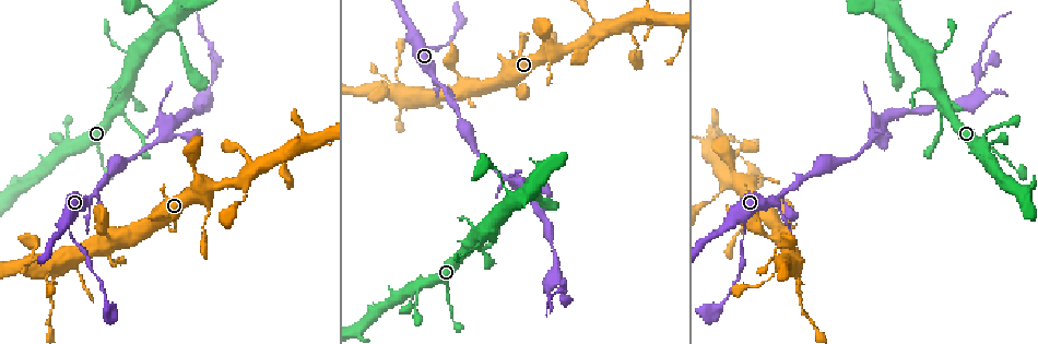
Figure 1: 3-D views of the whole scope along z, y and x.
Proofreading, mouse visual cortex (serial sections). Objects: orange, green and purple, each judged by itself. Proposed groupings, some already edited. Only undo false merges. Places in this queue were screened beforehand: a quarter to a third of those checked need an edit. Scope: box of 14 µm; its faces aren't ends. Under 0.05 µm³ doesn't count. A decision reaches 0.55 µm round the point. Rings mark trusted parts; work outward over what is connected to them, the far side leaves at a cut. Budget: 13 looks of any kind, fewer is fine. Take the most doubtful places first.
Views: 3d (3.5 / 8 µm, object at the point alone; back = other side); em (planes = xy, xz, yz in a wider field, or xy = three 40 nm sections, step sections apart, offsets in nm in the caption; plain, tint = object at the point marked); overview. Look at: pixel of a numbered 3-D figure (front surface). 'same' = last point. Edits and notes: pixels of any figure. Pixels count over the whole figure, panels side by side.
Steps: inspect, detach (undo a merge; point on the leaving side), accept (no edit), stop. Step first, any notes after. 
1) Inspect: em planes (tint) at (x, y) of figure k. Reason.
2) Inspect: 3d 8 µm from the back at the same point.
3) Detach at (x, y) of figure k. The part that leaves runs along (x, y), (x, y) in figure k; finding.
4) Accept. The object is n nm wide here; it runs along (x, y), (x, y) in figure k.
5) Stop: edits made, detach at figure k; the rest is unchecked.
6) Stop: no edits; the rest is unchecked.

Inspect: 3d 3.5 µm at (71, 236) of figure 1. Narrows sharply.

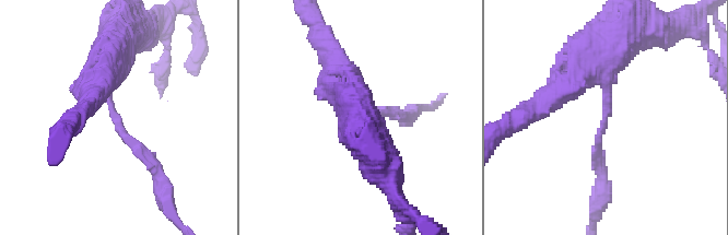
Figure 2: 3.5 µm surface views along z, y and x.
Inspect: em xy step 2 (tint) at (119, 122) of figure 2. The arms are 150, 400 nm wide.

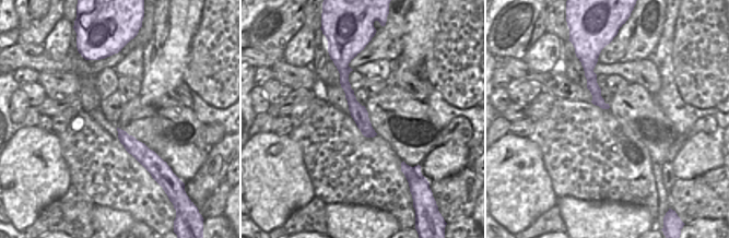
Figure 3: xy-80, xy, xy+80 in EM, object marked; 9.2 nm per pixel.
Accept. It runs along (343, 66), (349, 95), (371, 134) in figure 3; one cell here.

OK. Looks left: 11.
Inspect: 3d 3.5 µm at (96, 191) of figure 1. Abrupt turn.

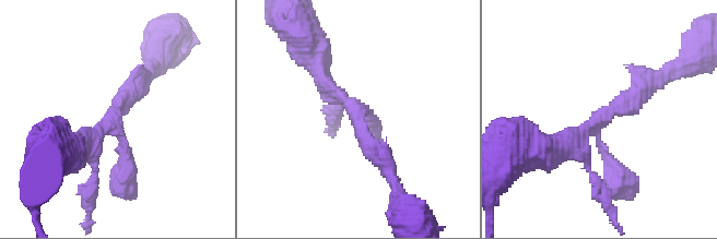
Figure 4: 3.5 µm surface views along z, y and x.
Inspect: em xy step 1 (tint) at (592, 122) of figure 4. 3 arms meet here; the arms are 250, 250, 300 nm wide; now the EM.

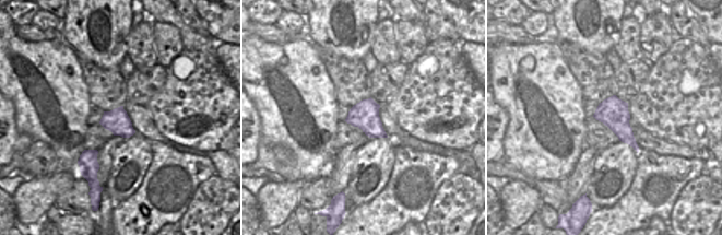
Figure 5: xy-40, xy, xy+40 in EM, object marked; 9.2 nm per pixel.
Accept. It runs along (316, 57), (380, 157) in figure 4; all the same cell.

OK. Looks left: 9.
Inspect: 3d 3.5 µm at (796, 278) of figure 1.

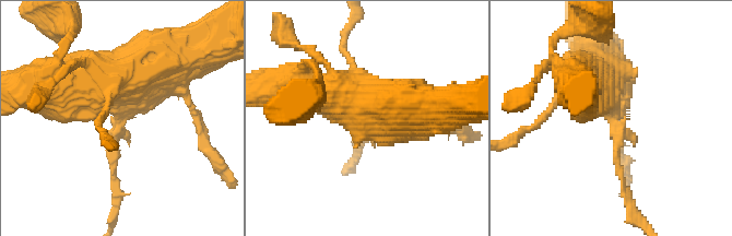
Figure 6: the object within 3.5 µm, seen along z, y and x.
Inspect: em xy step 2 (tint) at (615, 121) of figure 6. The arms are 100, 600 nm wide.

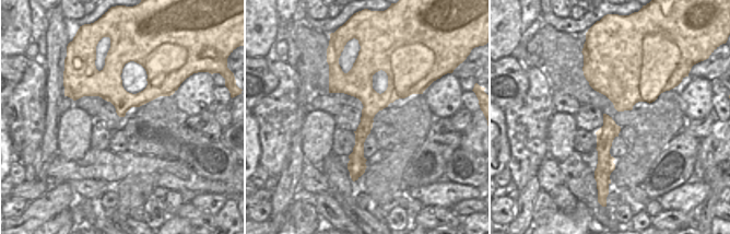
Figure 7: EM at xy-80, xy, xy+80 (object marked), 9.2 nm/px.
Detach at (114, 163) of figure 6. The object is 200 nm wide here; the part that leaves runs along (117, 125), (117, 205), (110, 228) in figure 6; two cells meet here.

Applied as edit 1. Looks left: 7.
Inspect: overview. See it whole again.

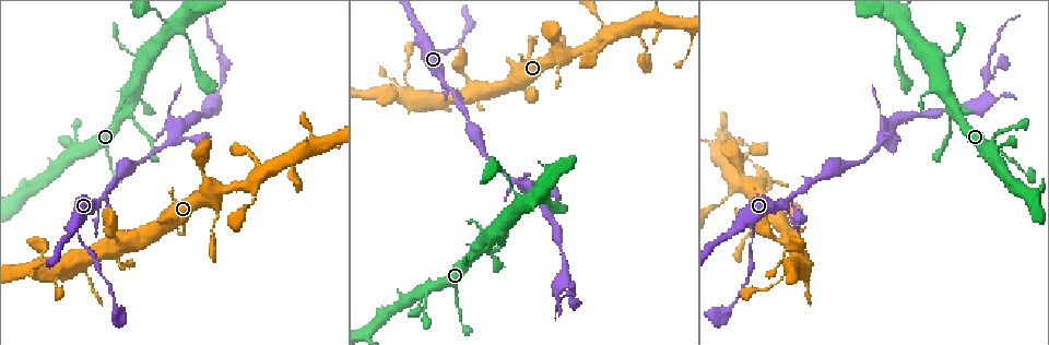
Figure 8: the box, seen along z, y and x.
Inspect: 3d 3.5 µm from the back at (173, 135) of figure 8. Three arms meet.

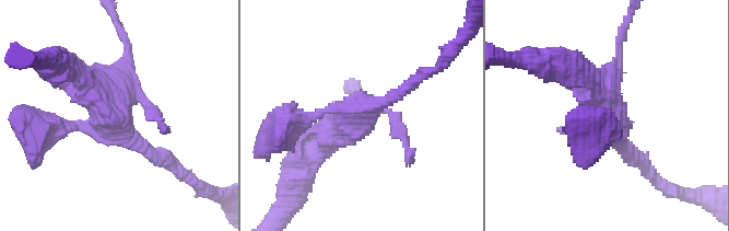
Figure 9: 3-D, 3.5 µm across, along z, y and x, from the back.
Inspect: em xy step 3 (tint) at (359, 114) of figure 9. Shape alone is not enough.

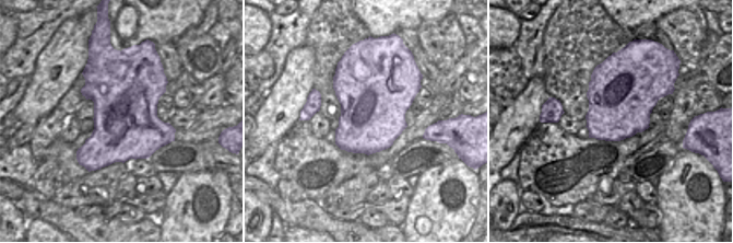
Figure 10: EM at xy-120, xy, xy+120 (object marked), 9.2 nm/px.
Detach at (624, 26) of figure 9. The part that leaves runs along (127, 96), (137, 96), (160, 117), (160, 127) in figure 9; a second cell is stuck on.

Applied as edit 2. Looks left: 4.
Inspect: 3d 8 µm at (975, 106) of figure 8. Branch point.

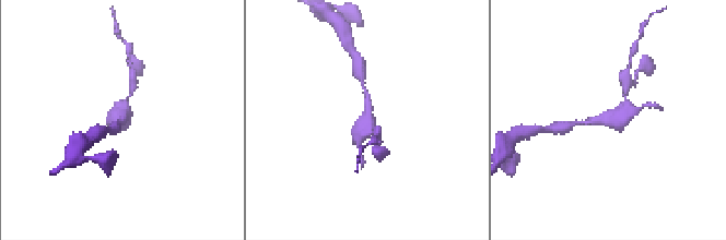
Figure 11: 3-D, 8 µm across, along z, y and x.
Inspect: em xy step 3 (tint) at (613, 119) of figure 11.

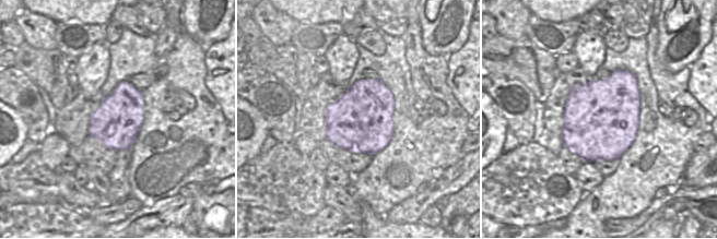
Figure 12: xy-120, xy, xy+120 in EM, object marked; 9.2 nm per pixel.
Accept. It runs along (589, 122), (617, 118), (625, 87) in figure 11; all the same cell.

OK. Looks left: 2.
Stop: edits made, detach at figure 6, detach at figure 9; the rest is unchecked.

